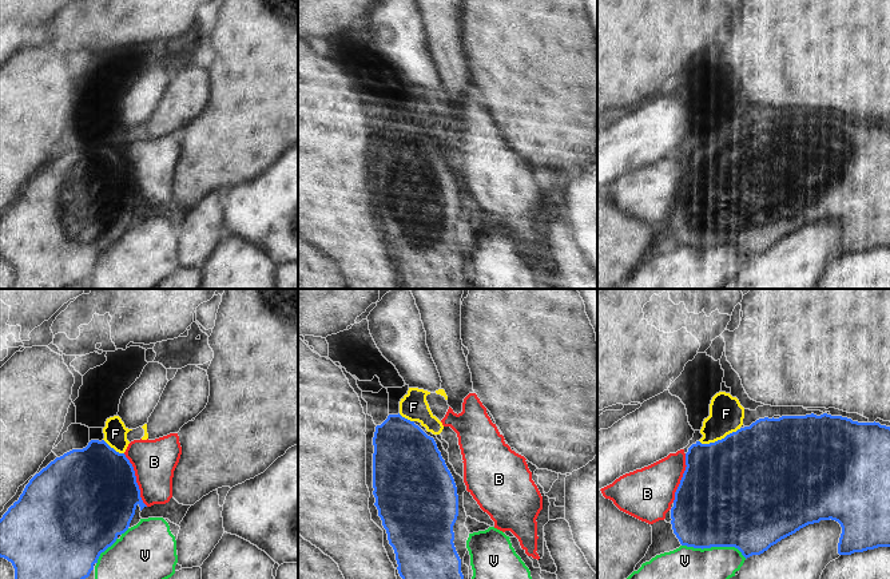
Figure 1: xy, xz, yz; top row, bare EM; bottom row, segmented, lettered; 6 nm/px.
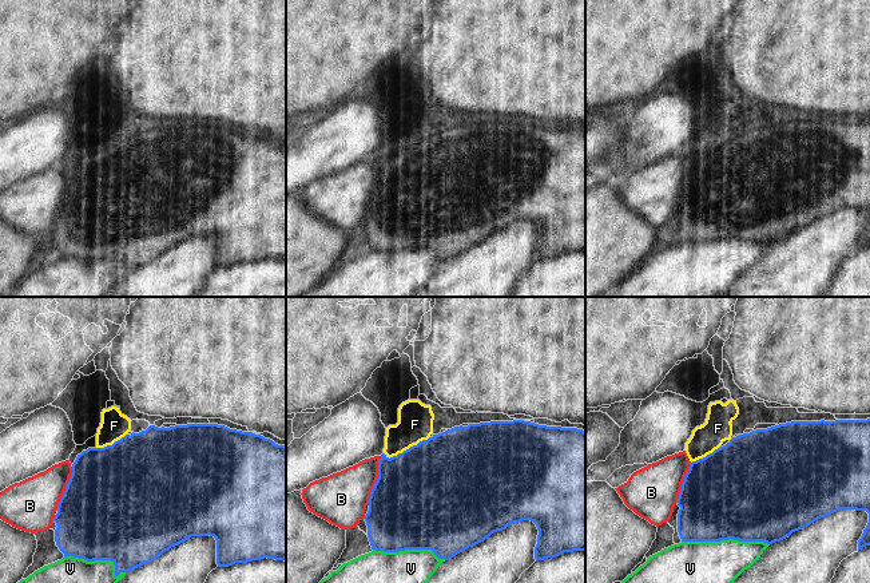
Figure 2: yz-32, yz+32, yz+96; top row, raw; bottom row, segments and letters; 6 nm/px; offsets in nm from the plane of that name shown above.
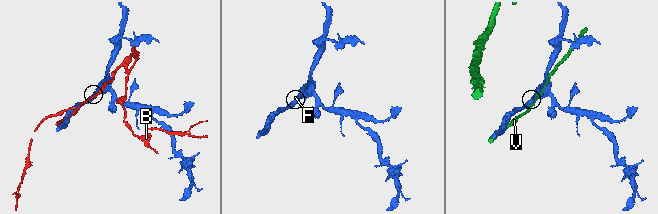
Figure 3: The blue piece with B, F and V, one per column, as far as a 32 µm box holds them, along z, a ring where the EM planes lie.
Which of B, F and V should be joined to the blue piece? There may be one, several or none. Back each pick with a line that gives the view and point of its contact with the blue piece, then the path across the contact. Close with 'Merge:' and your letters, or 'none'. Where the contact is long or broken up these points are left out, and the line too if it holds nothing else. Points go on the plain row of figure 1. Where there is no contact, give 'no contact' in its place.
F: meets blue in yz at (719, 141); runs through yz (734, 179), (724, 146), (719, 141), (726, 114)
Merge: F

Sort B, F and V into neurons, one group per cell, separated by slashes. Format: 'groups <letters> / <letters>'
groups B / F / V

